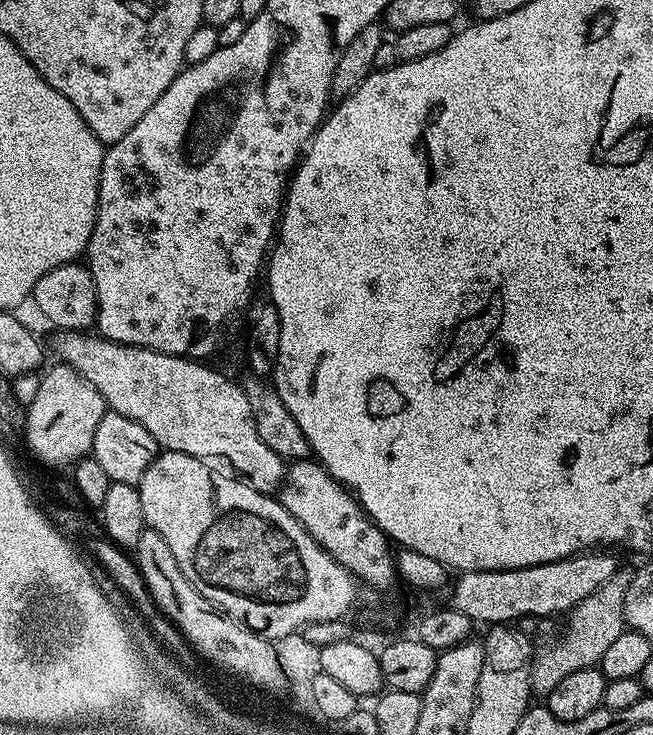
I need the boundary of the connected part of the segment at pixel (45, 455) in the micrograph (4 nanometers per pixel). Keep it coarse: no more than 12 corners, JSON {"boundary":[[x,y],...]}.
{"boundary":[[56,362],[26,405],[29,450],[67,469],[91,453],[105,411]]}

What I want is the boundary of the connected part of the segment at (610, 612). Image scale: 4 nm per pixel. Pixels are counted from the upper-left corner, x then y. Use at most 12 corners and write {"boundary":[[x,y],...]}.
{"boundary":[[617,567],[535,645],[533,693],[599,665],[626,630],[631,567]]}

